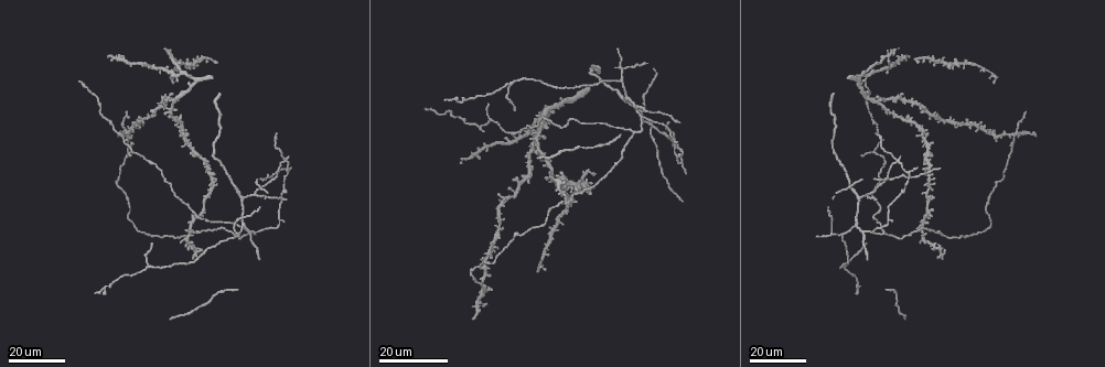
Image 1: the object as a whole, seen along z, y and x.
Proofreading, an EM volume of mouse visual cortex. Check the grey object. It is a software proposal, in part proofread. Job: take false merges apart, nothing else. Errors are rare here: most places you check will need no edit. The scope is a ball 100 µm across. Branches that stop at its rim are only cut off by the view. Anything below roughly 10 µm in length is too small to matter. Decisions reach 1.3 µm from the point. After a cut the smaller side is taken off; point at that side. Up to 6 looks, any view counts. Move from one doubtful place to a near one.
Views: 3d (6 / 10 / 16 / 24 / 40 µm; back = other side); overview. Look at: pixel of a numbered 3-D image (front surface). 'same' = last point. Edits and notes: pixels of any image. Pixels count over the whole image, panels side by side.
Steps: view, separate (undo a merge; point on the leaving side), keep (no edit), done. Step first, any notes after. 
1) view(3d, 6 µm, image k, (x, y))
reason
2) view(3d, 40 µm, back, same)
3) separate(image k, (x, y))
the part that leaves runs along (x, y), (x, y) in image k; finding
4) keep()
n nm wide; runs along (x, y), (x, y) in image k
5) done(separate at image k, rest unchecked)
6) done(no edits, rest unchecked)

view(3d, 24 µm, image 1, (490, 120))
thick turns thin

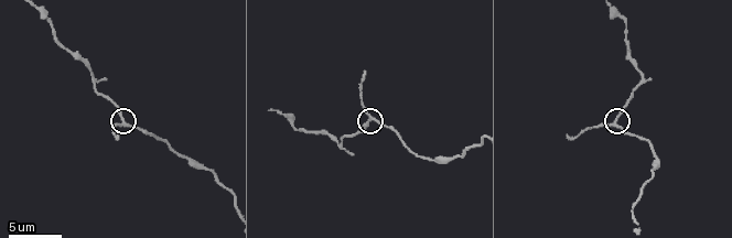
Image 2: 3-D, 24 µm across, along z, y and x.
view(3d, 10 µm, image 2, (128, 124))

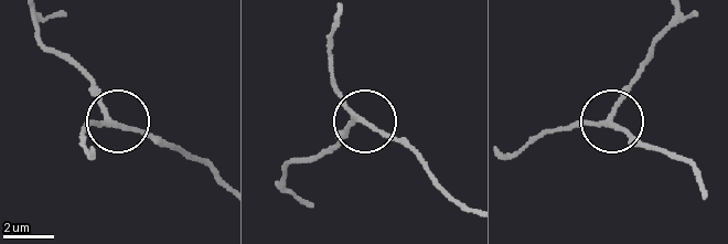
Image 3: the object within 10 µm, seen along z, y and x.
keep()
runs along (704, 186), (689, 167), (618, 126), (618, 103), (636, 80) in image 3; one neuron here

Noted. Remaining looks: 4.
view(3d, 24 µm, image 1, (878, 185))
two arms in line, one across

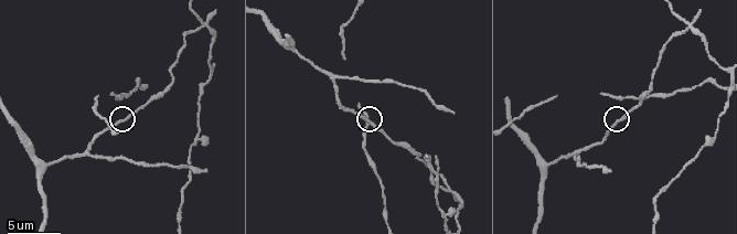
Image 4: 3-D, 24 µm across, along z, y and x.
view(3d, 10 µm, image 4, (377, 127))

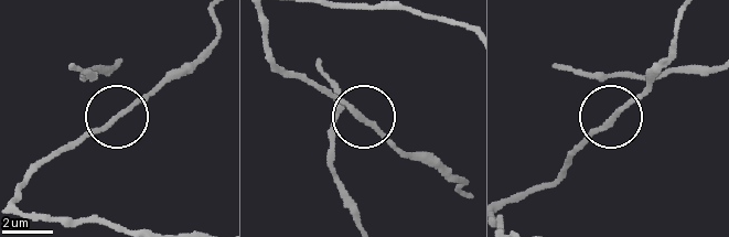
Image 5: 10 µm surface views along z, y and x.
keep()
160 nm wide; runs along (12, 201), (41, 165), (159, 92) in image 5; all the same neuron

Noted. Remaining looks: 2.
view(3d, 6 µm, image 4, (292, 50))

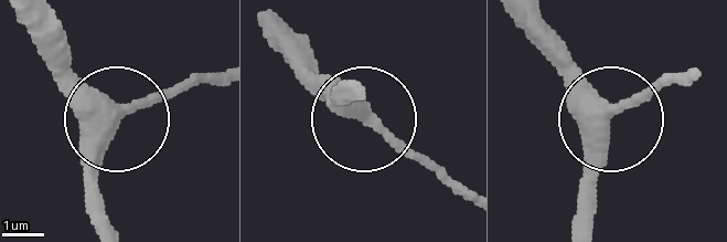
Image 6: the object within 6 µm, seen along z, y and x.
keep()
370 nm wide; runs along (109, 224), (98, 192), (109, 129), (211, 76) in image 6; one neuron here

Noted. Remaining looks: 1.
done(no edits, rest unchecked)

